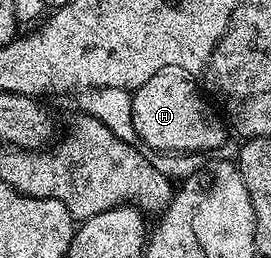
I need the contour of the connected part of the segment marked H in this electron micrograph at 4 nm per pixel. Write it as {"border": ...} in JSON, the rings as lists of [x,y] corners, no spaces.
{"border":[[[179,64],[159,69],[132,94],[134,134],[157,153],[196,154],[219,151],[228,142],[228,126],[204,94],[199,95],[194,76]]]}

